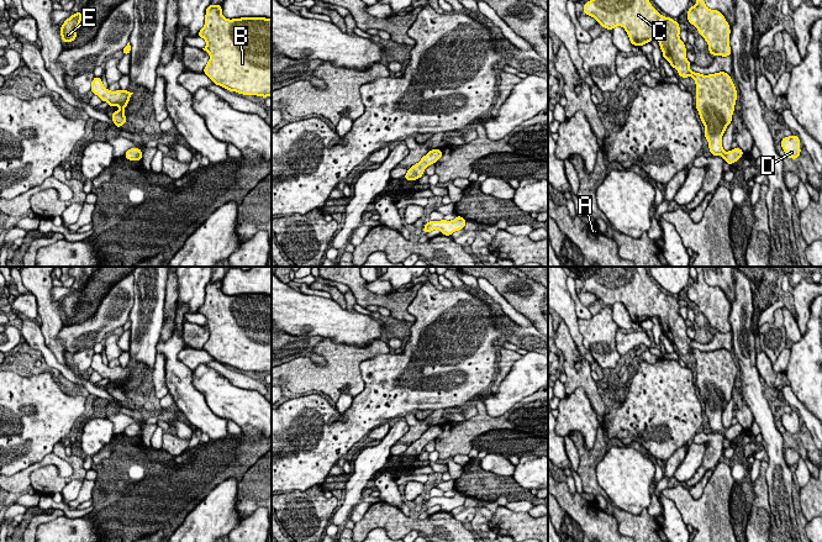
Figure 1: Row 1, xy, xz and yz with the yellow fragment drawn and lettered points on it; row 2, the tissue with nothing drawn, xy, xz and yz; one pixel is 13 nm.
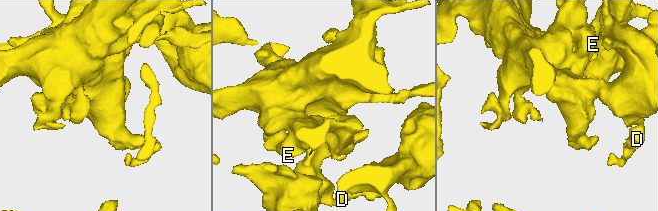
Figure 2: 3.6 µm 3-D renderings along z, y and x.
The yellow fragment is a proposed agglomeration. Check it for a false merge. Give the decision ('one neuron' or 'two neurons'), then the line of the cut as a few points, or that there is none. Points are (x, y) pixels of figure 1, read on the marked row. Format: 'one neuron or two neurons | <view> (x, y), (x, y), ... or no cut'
one neuron | no cut

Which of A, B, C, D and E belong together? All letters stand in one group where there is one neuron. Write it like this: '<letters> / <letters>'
A B C D E

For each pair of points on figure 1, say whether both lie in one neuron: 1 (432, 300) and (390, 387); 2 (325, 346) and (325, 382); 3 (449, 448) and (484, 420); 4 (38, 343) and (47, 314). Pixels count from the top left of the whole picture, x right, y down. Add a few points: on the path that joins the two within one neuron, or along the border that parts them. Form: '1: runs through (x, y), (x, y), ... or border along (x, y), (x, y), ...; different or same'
1: runs through (428, 321), (419, 332), (406, 366); same
2: runs through (331, 354), (331, 373); same
3: runs through (458, 440), (475, 426); same
4: border along (38, 326), (46, 347), (57, 358); different

